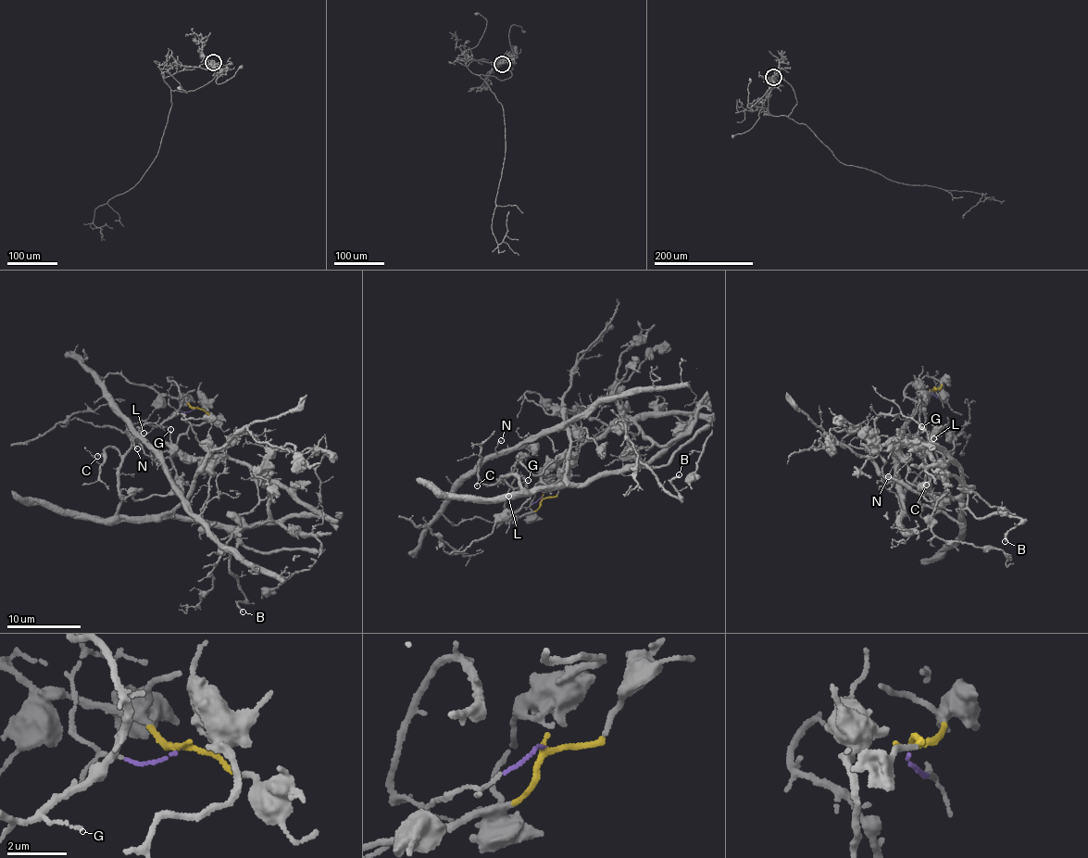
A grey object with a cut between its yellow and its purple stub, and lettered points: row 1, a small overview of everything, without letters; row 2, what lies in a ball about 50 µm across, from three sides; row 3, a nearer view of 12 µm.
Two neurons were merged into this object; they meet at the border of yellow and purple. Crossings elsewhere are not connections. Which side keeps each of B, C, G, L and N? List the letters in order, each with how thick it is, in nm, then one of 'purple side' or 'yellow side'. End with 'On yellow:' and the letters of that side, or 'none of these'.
B: 190 nm thick; purple side
C: 110 nm thick; purple side
G: 100 nm thick; purple side
L: 100 nm thick; purple side
N: 130 nm thick; yellow side
On yellow: N

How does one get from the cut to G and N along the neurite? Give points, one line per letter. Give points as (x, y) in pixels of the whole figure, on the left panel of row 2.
G: (195, 408), (187, 412), (169, 405), (168, 378), (179, 388), (181, 398), (179, 410), (162, 425), (170, 429)
N: (195, 408), (112, 373), (96, 378), (103, 396), (110, 399), (113, 412), (127, 422), (135, 437), (136, 448)

